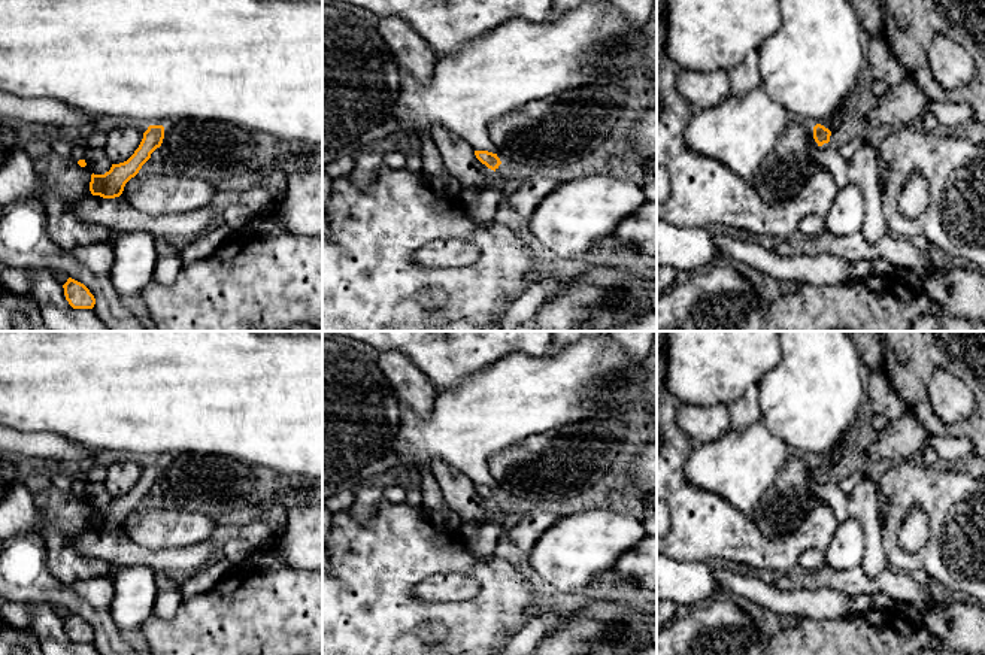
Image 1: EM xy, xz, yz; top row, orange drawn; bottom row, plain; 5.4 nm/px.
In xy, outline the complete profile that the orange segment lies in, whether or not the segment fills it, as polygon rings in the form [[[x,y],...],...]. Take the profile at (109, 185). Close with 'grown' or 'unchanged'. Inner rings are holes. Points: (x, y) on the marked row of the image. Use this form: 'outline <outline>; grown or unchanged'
outline [[[149,125],[134,154],[124,163],[112,164],[104,175],[91,175],[90,191],[103,198],[119,197],[125,184],[134,178],[142,166],[151,158],[151,154],[161,146],[164,139],[163,125]]]; unchanged

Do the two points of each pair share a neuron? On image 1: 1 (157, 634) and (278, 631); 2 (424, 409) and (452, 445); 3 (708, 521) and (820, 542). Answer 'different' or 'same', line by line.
1: same
2: different
3: same

